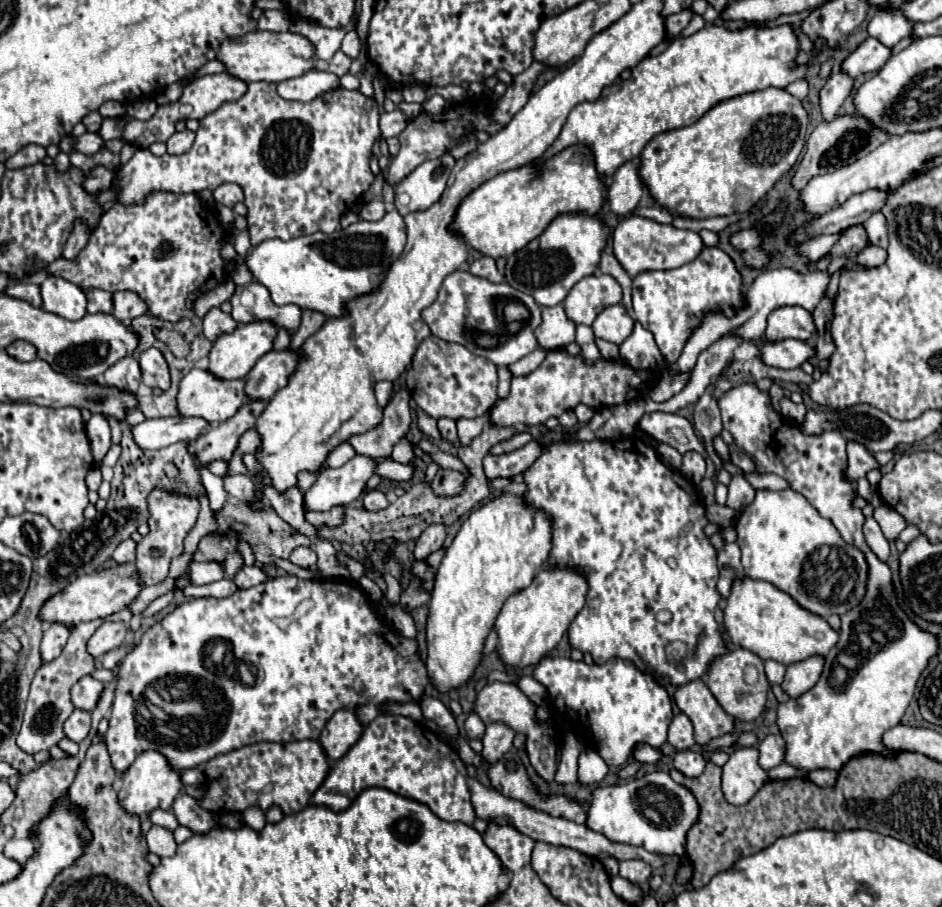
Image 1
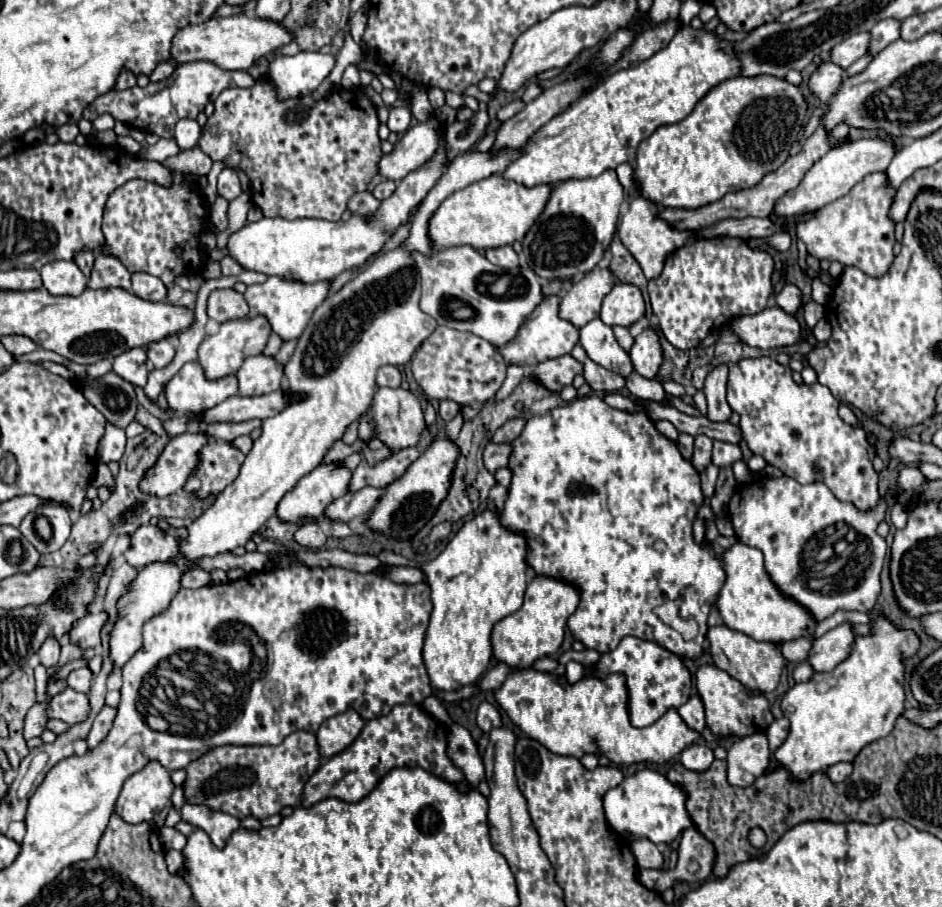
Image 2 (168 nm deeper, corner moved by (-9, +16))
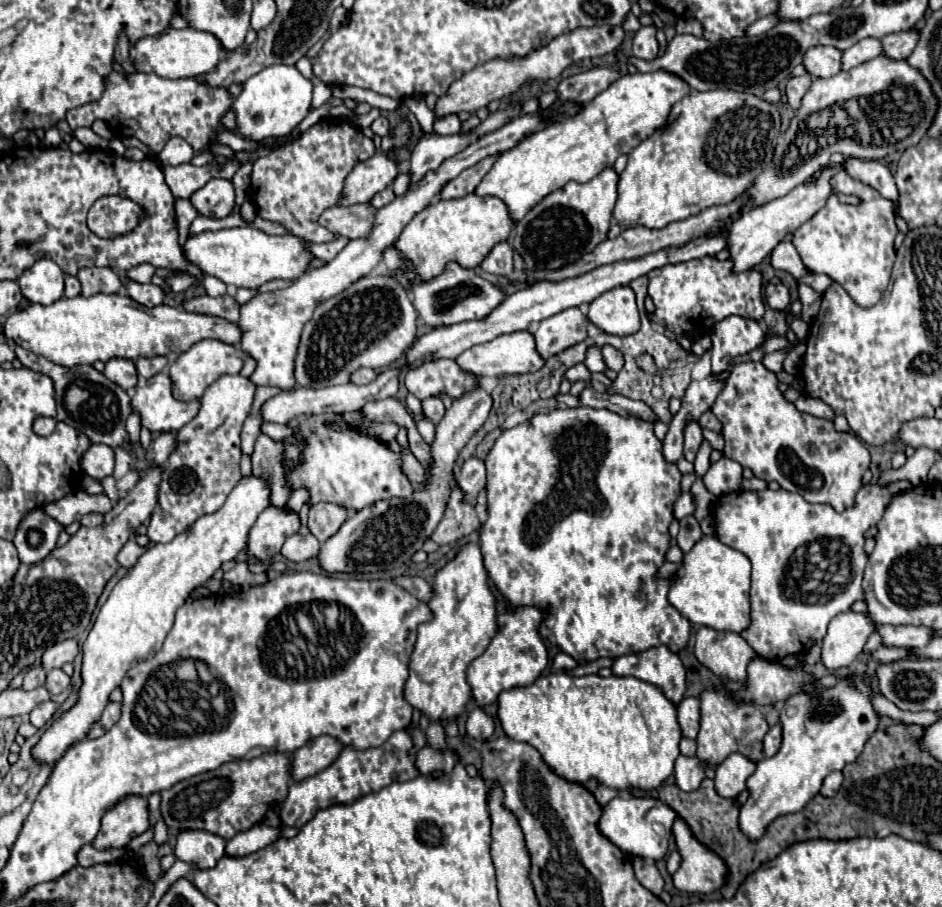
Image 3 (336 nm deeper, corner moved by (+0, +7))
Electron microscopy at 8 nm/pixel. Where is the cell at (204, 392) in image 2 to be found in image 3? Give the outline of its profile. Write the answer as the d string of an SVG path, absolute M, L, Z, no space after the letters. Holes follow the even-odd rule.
M158 373L140 385L130 399L132 413L140 417L142 427L152 433L174 433L184 427L196 415L200 407L198 401L178 401L172 395L172 383L168 381L168 373Z

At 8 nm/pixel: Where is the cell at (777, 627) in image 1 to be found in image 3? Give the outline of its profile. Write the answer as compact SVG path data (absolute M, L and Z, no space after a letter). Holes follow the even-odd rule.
M704 535L696 545L684 553L682 565L670 575L668 601L696 625L706 625L720 631L734 631L748 627L748 589L750 589L750 561L740 551L720 543L714 535Z

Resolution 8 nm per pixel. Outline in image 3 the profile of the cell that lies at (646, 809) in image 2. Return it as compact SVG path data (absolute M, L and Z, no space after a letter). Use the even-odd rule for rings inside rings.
M651 796L630 797L630 799L614 797L604 807L604 813L600 819L600 831L624 853L658 861L658 859L664 859L668 853L668 843L670 843L672 823L674 823L672 817L676 817L676 813L669 815L671 811L669 809L668 805Z

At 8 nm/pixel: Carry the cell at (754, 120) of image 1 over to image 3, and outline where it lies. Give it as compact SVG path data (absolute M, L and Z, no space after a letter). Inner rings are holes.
M730 89L688 93L672 105L666 127L656 129L628 155L614 209L618 225L662 229L672 221L734 201L772 161L778 135L780 113L774 103Z

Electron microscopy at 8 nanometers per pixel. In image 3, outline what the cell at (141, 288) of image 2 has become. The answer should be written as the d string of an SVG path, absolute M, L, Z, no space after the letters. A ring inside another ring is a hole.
M128 281L128 283L126 283L126 291L128 291L128 295L130 295L134 301L138 301L138 303L142 303L142 305L148 305L148 307L156 307L156 305L160 305L162 299L164 299L164 291L162 291L158 285L154 285L154 283L142 285L142 283Z

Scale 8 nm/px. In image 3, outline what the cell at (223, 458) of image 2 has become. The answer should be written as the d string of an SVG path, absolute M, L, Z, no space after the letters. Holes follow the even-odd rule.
M240 375L220 377L200 397L200 409L196 417L188 425L176 431L176 447L170 453L166 465L162 467L162 481L158 485L158 511L152 513L148 523L148 537L152 543L168 543L176 535L188 531L198 517L218 511L224 505L228 493L238 485L242 477L240 475L240 457L242 457L240 431L242 431L244 419L250 413L254 391L256 387L246 377L240 377Z

